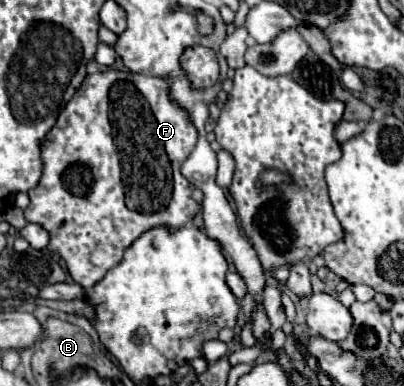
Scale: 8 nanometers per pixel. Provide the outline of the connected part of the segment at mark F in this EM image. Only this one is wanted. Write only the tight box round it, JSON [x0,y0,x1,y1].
[25,70,199,286]

